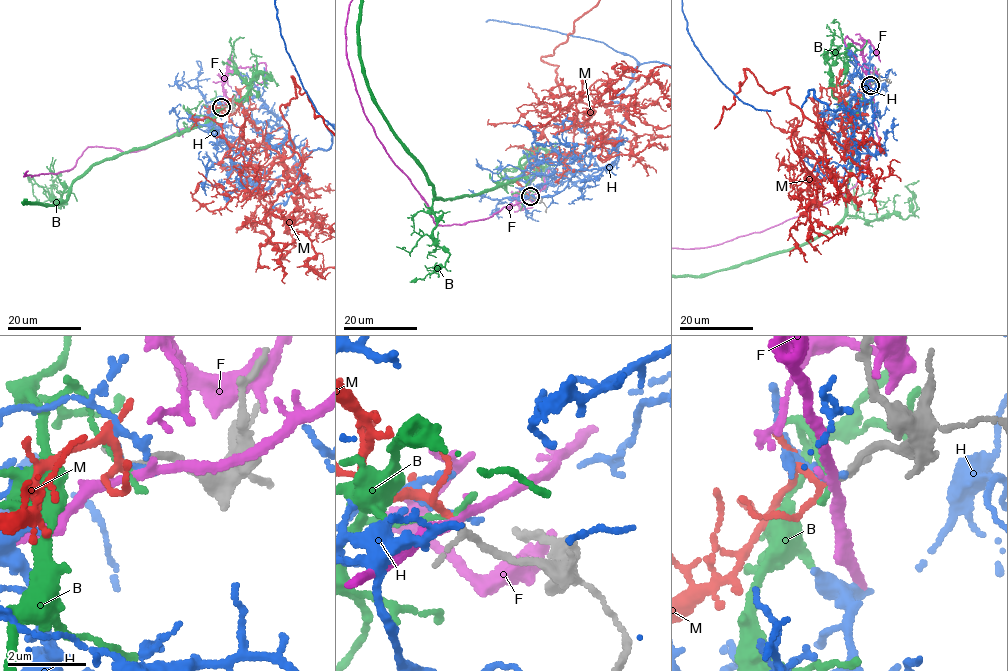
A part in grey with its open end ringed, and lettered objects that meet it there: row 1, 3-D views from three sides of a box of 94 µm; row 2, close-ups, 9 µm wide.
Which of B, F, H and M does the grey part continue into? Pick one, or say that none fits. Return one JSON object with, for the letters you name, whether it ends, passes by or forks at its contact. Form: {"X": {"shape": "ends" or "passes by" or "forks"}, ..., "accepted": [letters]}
{"M": {"shape": "passes by"}, "accepted": ["M"]}

